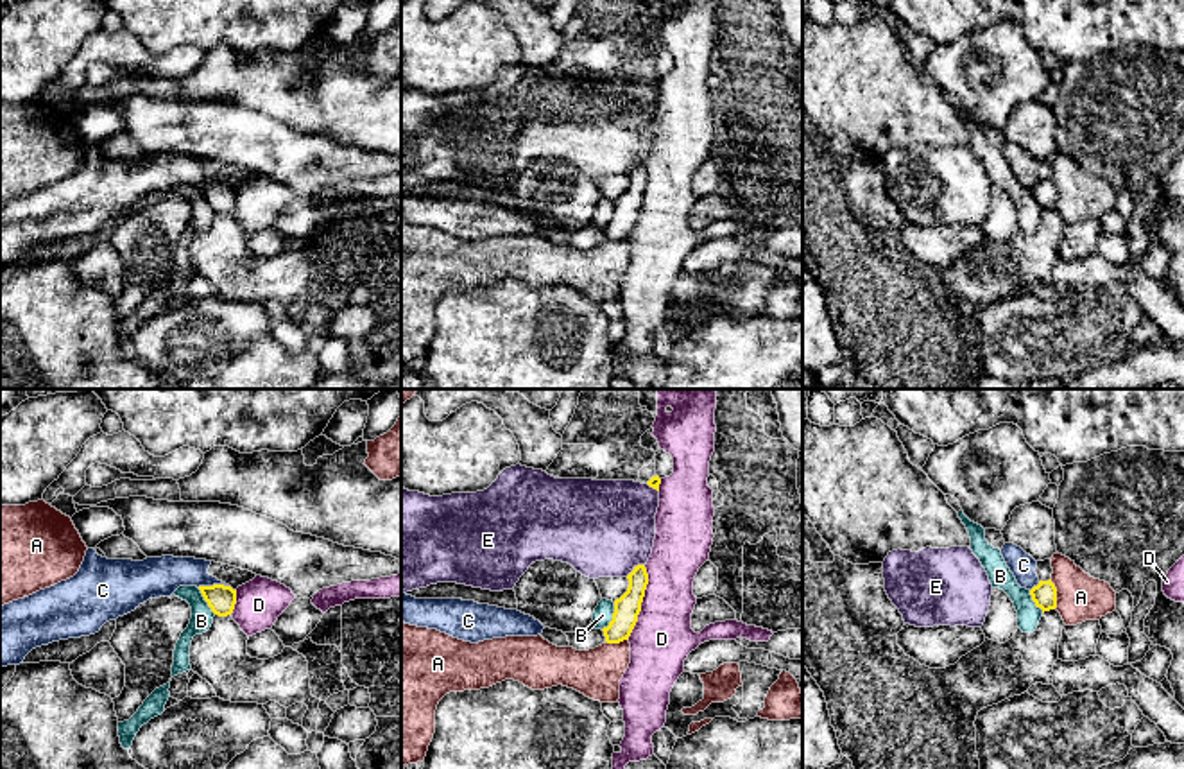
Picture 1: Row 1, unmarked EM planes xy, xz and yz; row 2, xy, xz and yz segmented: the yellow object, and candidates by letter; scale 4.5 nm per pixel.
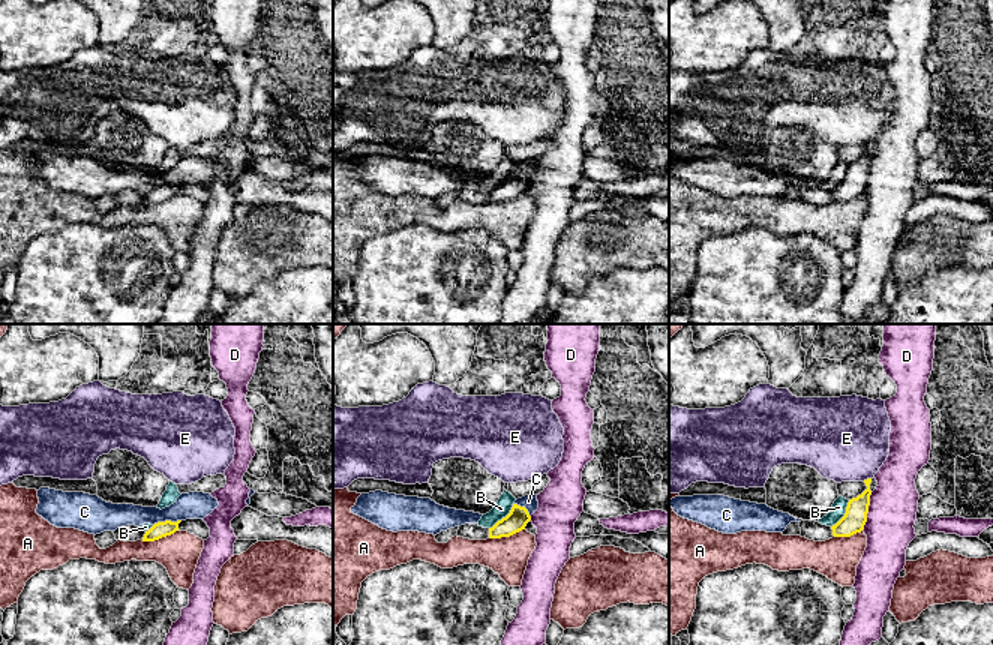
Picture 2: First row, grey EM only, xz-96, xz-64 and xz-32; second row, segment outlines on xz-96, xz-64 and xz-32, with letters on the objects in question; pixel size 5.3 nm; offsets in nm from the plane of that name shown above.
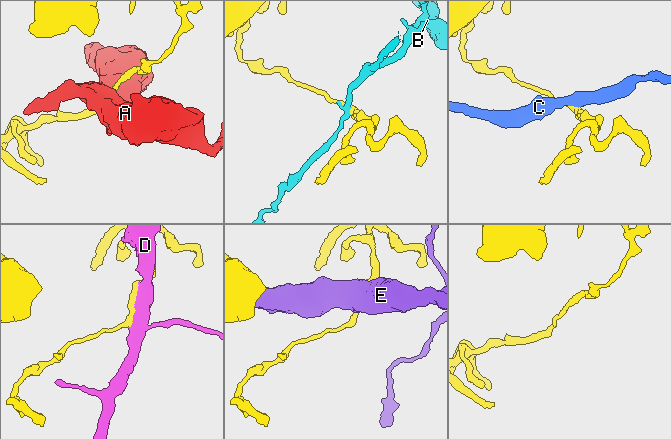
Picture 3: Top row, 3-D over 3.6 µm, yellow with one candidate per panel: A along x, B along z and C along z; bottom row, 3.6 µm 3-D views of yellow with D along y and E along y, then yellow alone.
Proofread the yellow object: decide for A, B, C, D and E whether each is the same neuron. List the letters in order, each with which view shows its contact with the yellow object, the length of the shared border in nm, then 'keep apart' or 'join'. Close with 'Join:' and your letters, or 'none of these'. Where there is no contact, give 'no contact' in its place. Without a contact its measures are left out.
A: yz | 140 nm | keep apart
B: xz | 140 nm | join
C: xy | 140 nm | keep apart
D: xz | 340 nm | keep apart
E: xz | 110 nm | keep apart
Join: B

